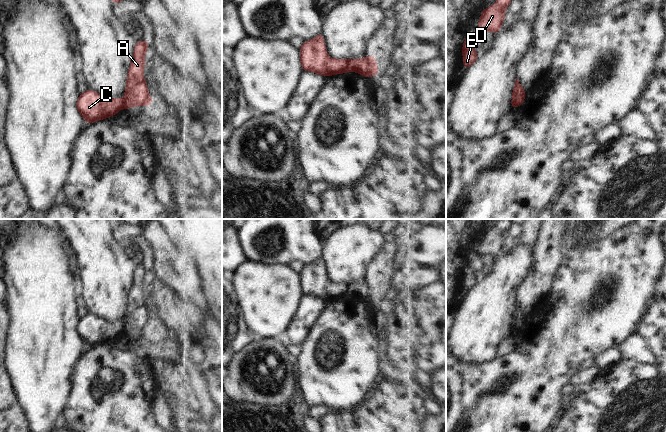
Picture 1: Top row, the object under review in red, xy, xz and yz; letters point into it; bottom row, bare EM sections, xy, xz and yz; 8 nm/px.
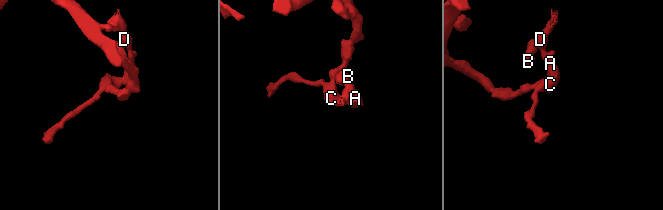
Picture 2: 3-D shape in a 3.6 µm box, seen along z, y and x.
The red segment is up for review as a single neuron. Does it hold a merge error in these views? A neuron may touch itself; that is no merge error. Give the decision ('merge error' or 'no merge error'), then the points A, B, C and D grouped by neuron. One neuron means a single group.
merge error; A B D / C

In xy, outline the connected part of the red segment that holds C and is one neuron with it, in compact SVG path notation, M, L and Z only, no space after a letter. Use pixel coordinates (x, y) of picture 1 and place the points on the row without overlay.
M88 313L79 320L76 331L87 348L92 348L116 339L121 332L124 332L124 325L119 322L106 322Z

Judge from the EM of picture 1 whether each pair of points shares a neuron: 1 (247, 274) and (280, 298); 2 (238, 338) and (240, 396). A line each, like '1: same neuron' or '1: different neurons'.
1: same neuron
2: different neurons

